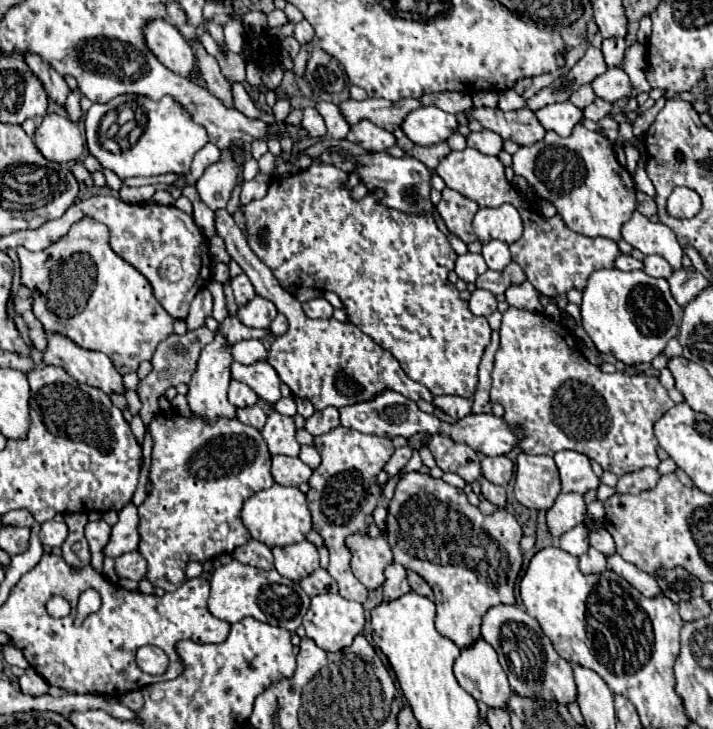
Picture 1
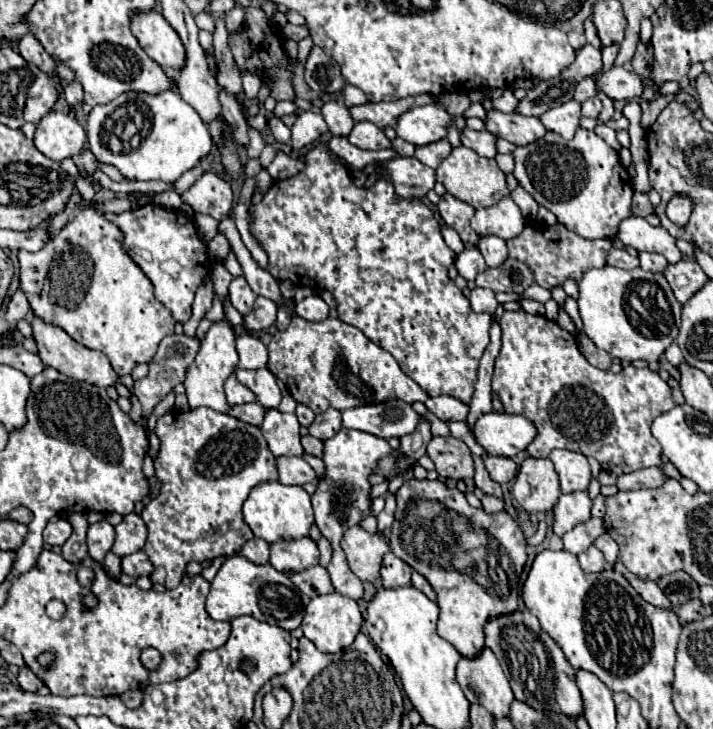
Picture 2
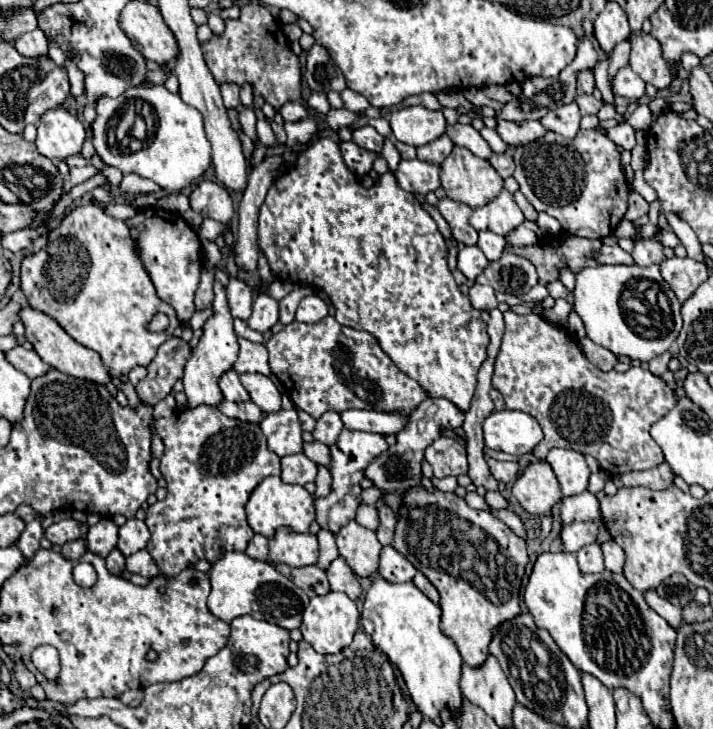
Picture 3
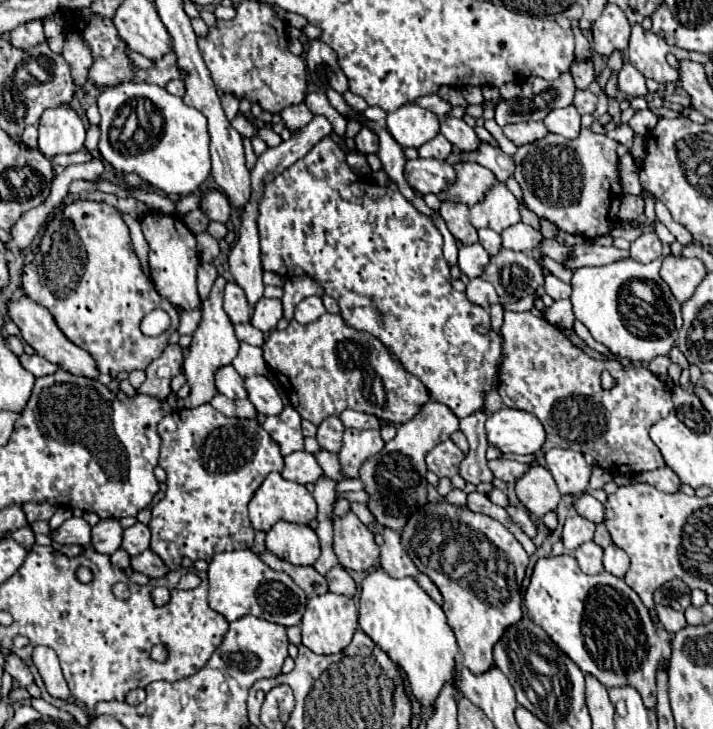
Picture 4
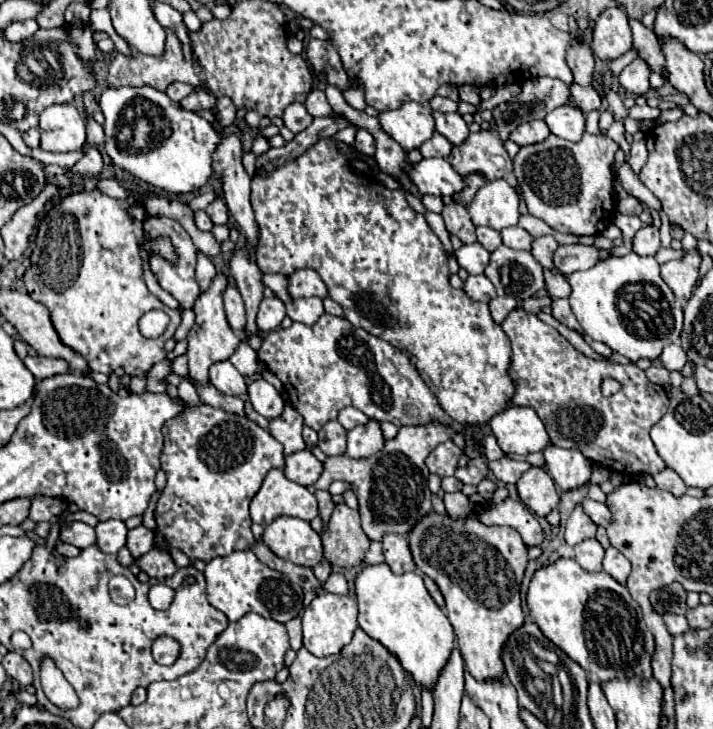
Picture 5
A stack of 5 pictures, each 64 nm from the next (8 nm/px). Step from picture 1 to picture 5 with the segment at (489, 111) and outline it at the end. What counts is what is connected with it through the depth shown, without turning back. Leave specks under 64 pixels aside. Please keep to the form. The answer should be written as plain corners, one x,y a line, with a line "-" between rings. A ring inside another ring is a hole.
532,120
526,124
520,124
514,132
510,132
510,140
514,140
518,146
528,146
542,142
550,136
550,130
544,120

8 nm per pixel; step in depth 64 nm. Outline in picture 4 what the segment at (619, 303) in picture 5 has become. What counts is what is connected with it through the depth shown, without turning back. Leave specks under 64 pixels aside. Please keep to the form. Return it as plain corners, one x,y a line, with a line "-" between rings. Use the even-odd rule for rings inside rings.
632,258
618,260
598,268
578,268
572,276
572,304
574,316
590,330
592,338
604,344
612,354
620,358
630,358
634,362
650,362
656,356
668,354
678,340
678,330
682,326
680,302
672,296
668,284
660,278
660,260
650,264
640,264

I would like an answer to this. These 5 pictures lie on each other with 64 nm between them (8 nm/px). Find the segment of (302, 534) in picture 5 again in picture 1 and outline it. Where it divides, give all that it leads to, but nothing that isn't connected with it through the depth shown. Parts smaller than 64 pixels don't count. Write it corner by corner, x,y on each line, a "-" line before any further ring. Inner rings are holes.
308,540
290,546
276,546
272,548
272,554
280,576
294,582
300,582
318,568
318,550

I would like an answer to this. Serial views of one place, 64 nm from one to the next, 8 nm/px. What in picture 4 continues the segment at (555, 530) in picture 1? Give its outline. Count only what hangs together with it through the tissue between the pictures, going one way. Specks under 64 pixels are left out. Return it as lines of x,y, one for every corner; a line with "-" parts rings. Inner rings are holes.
584,492
580,498
576,498
572,502
572,512
594,522
594,524
604,520
604,506
594,496
590,496
588,492

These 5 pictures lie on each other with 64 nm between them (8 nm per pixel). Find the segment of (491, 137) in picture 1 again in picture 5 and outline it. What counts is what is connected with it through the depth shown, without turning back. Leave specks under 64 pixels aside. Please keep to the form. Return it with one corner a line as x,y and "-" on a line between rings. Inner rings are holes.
432,112
434,120
436,120
436,130
446,136
452,146
460,146
464,144
464,140
468,138
470,130
468,130
468,124
462,120
462,116
458,112
454,114
442,114
442,112

